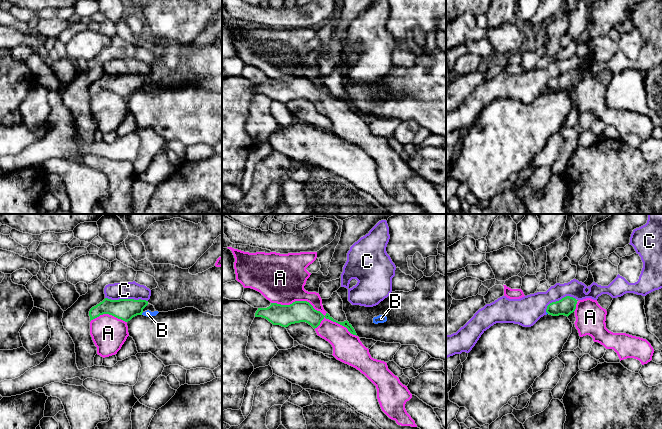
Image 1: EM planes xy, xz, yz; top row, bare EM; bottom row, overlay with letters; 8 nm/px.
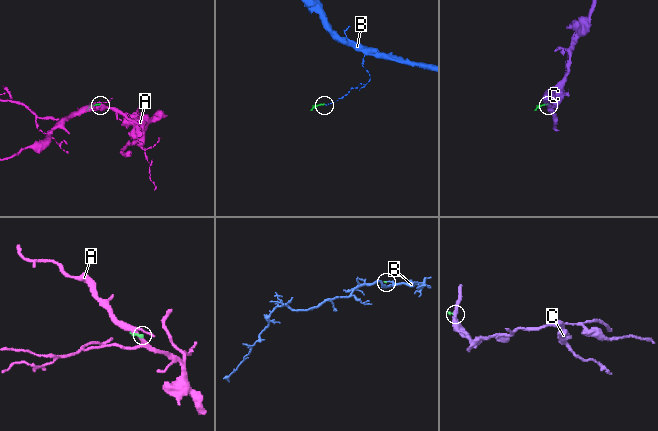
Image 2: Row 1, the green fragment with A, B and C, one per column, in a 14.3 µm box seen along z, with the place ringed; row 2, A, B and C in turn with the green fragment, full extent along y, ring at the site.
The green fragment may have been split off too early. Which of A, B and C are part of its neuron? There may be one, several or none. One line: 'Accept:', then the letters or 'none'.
Accept: none

